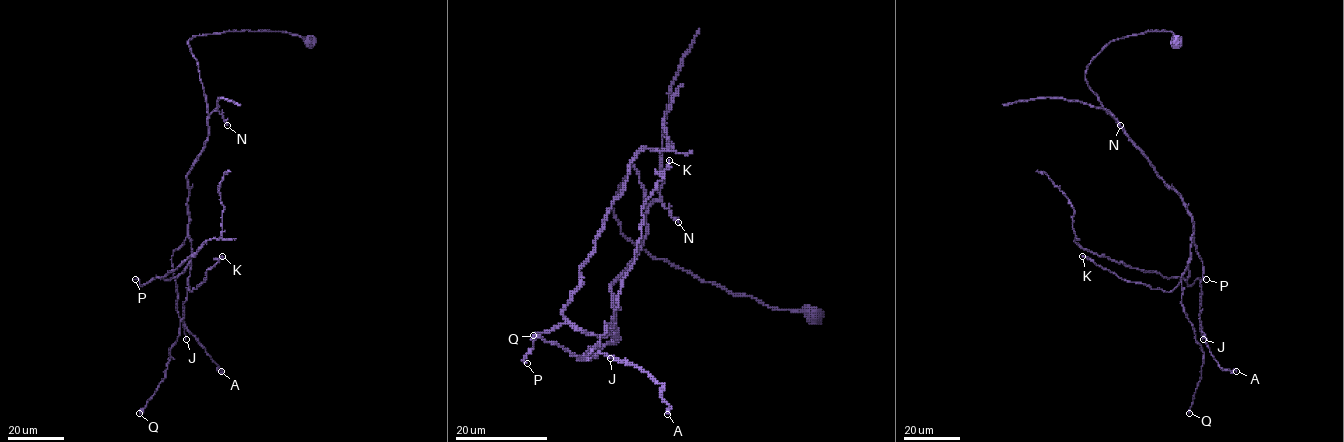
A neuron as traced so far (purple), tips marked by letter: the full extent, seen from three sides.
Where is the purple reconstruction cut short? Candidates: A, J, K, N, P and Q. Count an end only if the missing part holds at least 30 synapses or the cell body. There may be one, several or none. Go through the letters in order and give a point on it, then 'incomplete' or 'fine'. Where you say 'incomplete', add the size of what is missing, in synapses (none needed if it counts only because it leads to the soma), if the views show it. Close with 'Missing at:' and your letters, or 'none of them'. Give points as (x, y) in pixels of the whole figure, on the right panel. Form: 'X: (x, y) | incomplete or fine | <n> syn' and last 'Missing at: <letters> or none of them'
A: (1236, 371) | fine
J: (1203, 339) | fine
K: (1082, 256) | fine
N: (1120, 125) | fine
P: (1206, 279) | fine
Q: (1189, 413) | fine
Missing at: none of them

